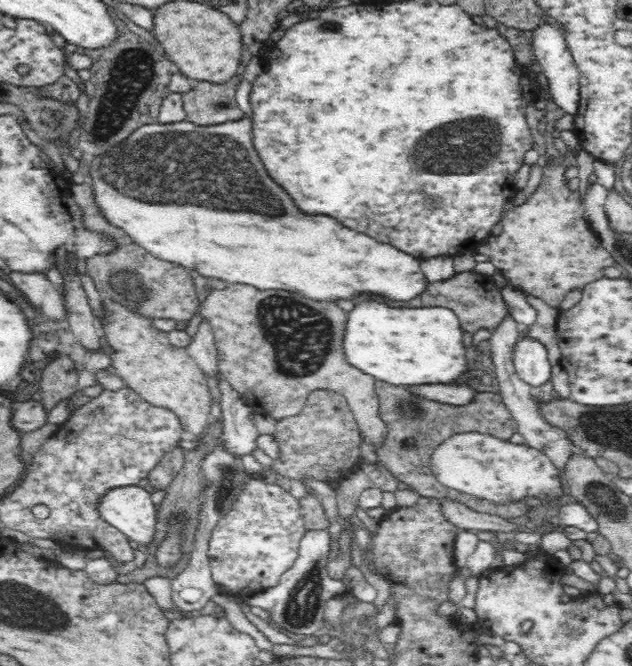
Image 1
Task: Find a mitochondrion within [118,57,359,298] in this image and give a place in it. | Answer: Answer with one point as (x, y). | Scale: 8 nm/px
(209, 105)

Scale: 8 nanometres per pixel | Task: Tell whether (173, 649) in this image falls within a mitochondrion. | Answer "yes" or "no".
no

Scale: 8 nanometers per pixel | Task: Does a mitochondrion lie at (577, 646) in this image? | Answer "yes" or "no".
no

